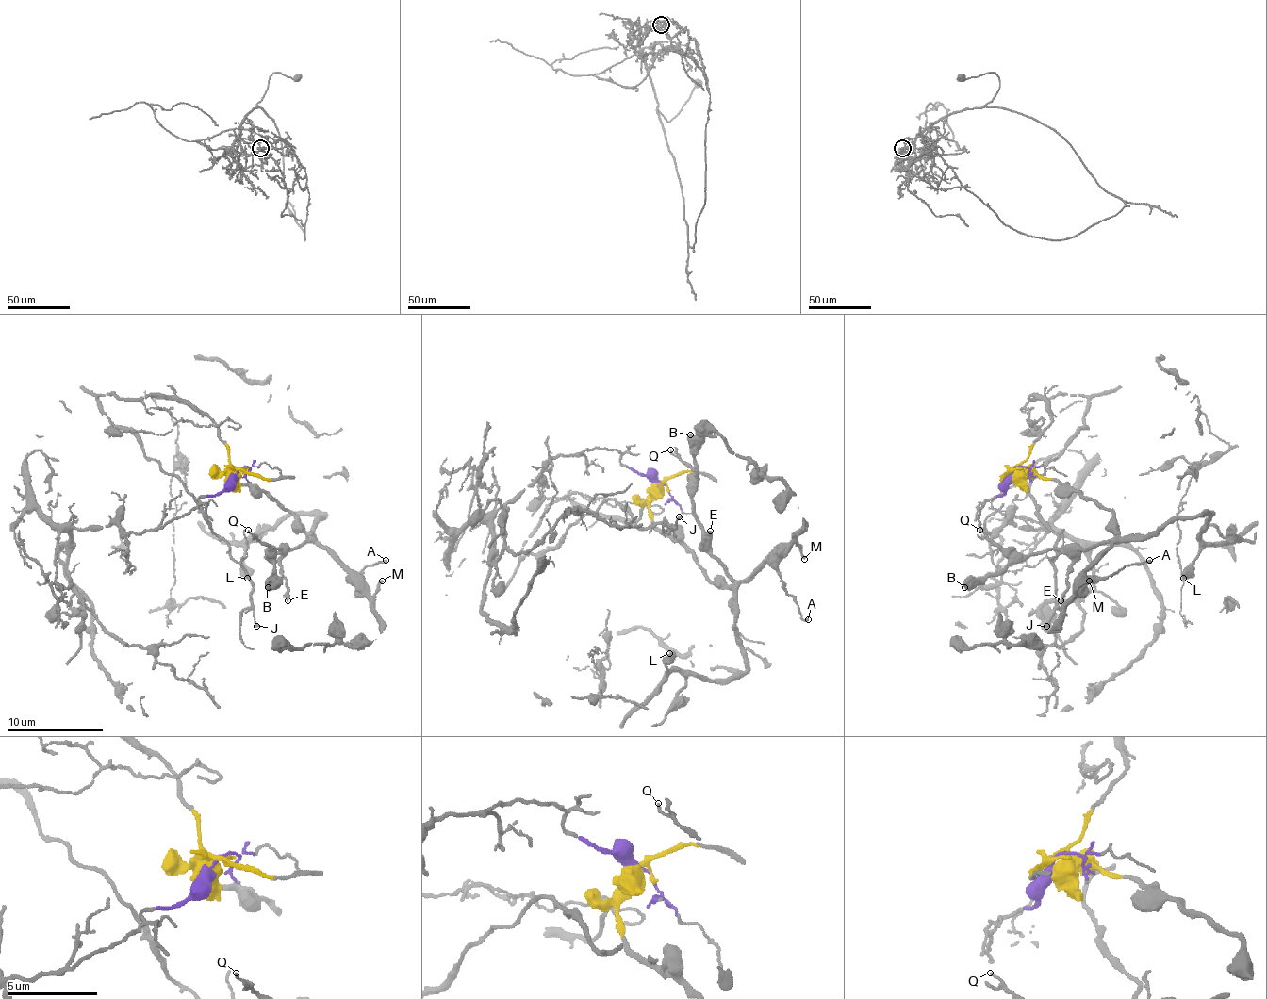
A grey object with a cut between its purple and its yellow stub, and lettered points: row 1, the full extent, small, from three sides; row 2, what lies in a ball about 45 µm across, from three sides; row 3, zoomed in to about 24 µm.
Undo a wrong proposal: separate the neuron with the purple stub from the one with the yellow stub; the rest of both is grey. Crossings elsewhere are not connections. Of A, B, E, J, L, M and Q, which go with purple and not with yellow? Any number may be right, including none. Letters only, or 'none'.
none

